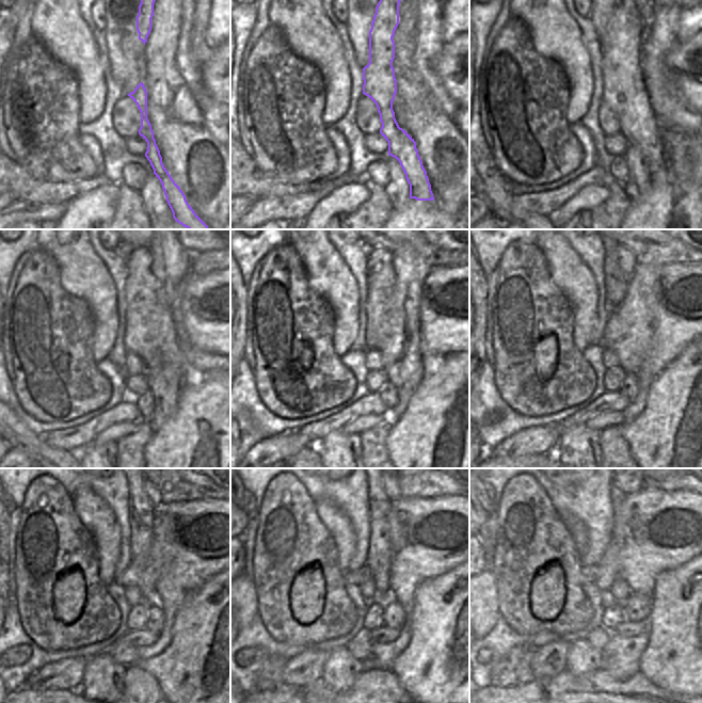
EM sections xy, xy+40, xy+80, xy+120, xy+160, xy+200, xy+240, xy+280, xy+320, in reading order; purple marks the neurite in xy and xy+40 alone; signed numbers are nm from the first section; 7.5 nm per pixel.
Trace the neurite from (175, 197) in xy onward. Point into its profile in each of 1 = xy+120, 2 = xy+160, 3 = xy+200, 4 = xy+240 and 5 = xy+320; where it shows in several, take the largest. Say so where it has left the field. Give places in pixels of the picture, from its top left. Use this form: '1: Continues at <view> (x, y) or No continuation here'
1: Continues at xy+120 (152, 331)
2: Continues at xy+160 (393, 326)
3: Continues at xy+200 (628, 333)
4: Continues at xy+240 (145, 573)
5: Continues at xy+320 (589, 574).

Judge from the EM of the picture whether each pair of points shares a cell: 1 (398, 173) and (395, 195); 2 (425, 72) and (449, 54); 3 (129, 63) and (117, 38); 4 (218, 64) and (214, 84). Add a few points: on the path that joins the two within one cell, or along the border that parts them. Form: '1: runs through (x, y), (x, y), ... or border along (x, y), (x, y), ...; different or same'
1: runs through (397, 178), (397, 190); same
2: border along (442, 46), (431, 61), (431, 66), (444, 88); different
3: runs through (126, 57), (123, 45); same
4: runs through (218, 69), (218, 79); same

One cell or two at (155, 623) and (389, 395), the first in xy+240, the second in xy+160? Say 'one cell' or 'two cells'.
one cell

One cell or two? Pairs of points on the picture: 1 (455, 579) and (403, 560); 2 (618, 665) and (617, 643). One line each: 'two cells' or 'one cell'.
1: two cells
2: one cell

